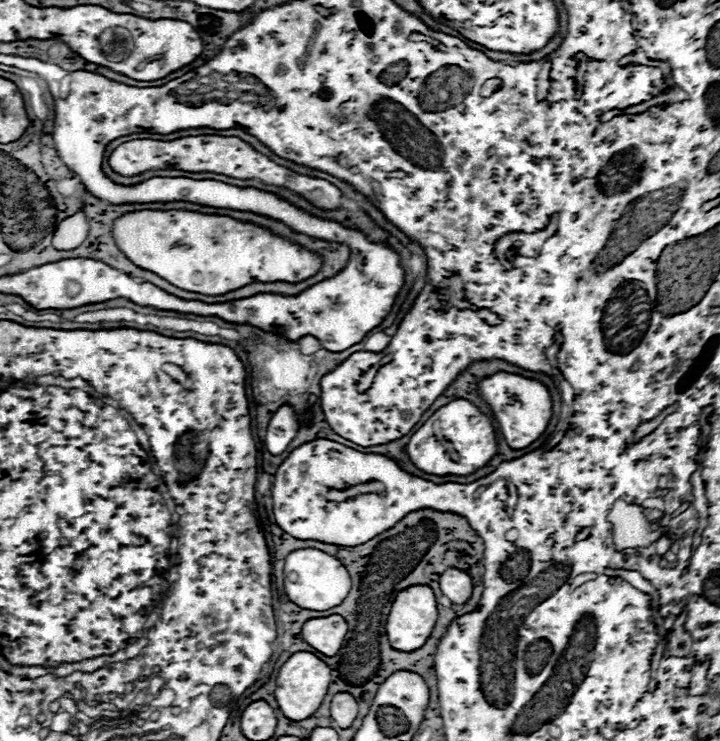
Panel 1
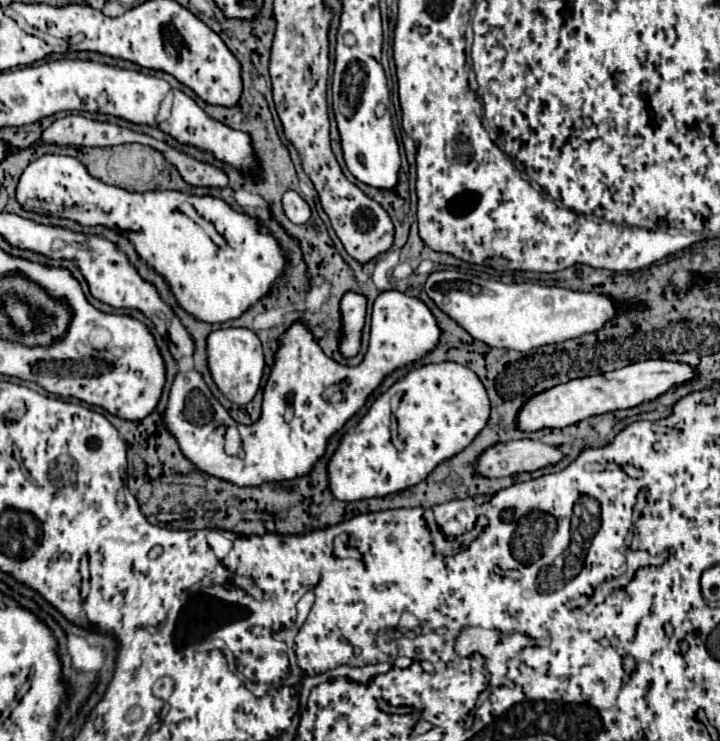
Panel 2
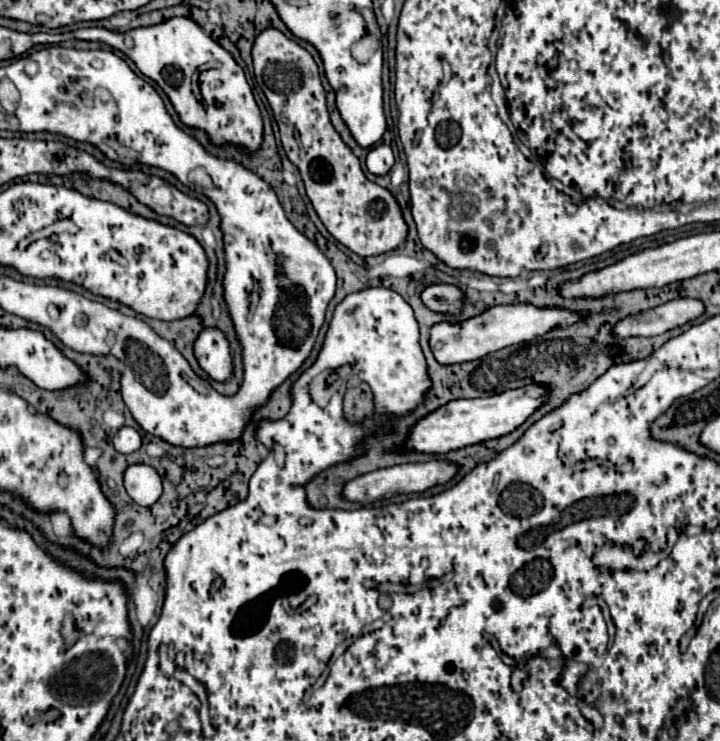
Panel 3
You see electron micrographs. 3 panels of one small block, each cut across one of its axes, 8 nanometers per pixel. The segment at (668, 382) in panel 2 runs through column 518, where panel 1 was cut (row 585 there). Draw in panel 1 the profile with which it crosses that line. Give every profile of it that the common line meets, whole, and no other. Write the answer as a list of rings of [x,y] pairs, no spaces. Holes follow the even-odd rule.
[[[416,584],[416,586],[408,586],[400,590],[392,602],[392,608],[386,620],[386,634],[388,634],[390,646],[402,652],[412,652],[414,648],[420,648],[430,636],[436,624],[436,618],[438,618],[438,608],[436,608],[436,598],[430,586]]]

